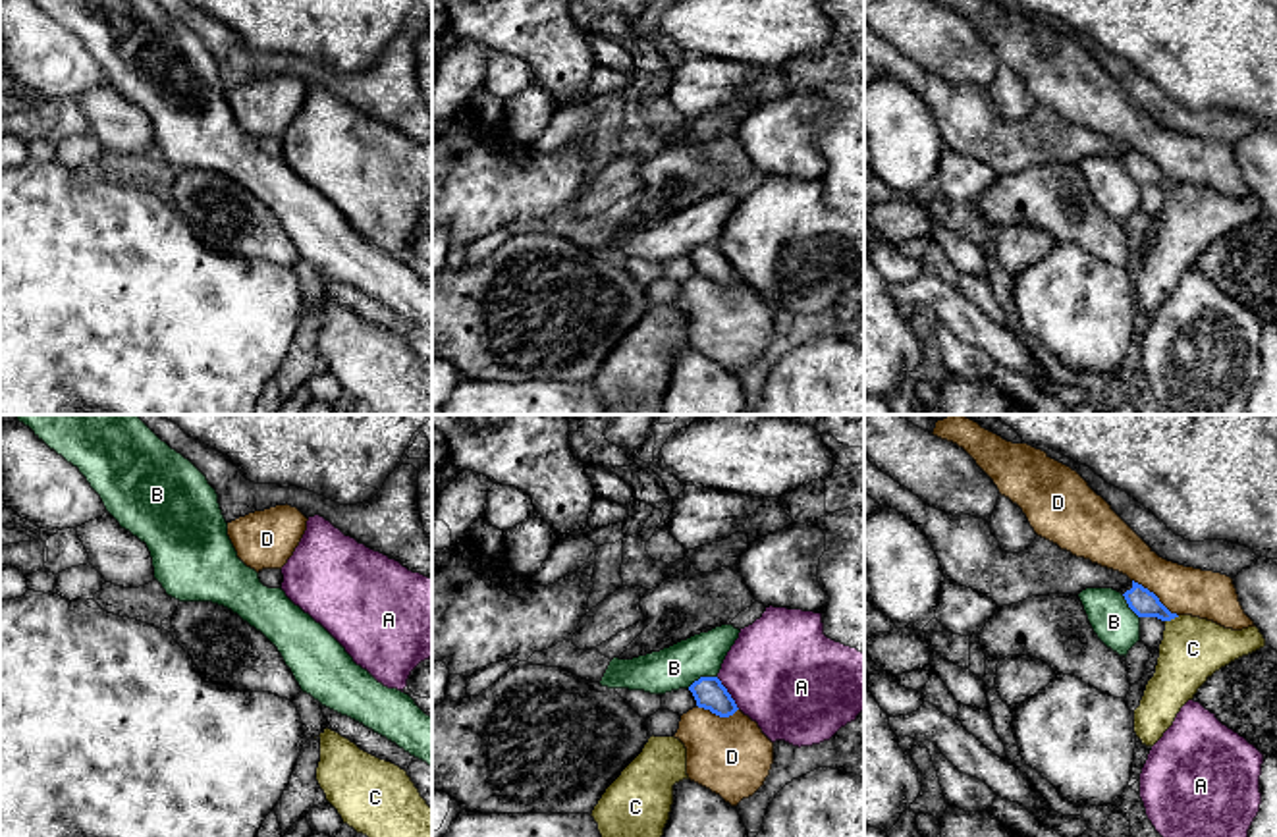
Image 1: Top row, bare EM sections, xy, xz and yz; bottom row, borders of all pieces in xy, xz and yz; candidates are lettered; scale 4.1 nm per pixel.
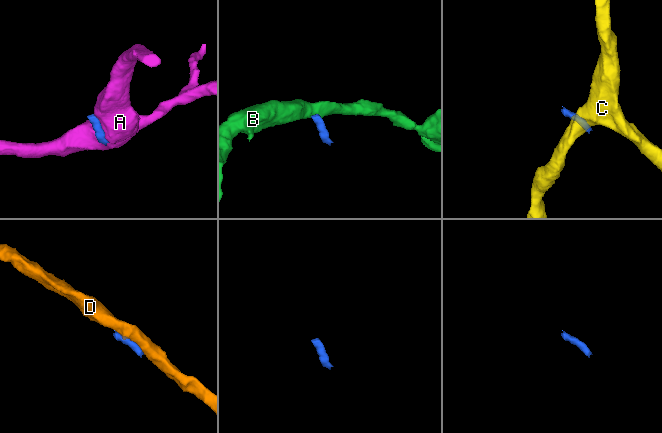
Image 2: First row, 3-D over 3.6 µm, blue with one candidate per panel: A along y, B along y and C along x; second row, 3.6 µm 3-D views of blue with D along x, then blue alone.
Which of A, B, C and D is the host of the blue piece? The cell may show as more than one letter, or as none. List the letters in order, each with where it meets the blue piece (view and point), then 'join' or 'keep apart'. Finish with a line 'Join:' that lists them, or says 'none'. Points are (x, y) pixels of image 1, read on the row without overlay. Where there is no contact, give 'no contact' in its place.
A: contact xz (728, 261); keep apart
B: contact xz (701, 245); keep apart
C: contact yz (1171, 186); keep apart
D: contact yz (1156, 164); keep apart
Join: none

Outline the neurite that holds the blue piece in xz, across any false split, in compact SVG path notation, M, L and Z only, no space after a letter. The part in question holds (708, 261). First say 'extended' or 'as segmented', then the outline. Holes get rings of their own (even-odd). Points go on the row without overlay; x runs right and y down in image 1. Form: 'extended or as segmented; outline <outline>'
as segmented; outline M700 245L689 255L689 258L693 260L698 276L710 278L720 285L729 285L739 278L718 245Z

